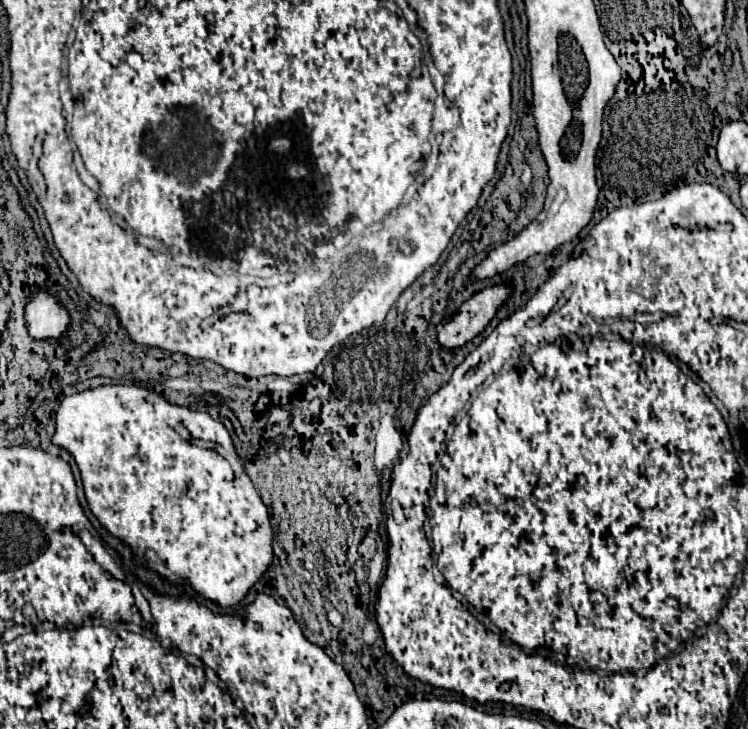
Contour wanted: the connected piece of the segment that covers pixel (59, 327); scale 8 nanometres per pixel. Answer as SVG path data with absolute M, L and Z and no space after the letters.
M38 290L26 306L26 320L32 338L62 338L68 326L68 312L58 298Z

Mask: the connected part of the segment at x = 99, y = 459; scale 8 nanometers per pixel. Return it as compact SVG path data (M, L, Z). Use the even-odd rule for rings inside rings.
M118 384L118 386L98 386L98 388L92 388L92 390L84 390L84 392L66 396L62 400L62 404L58 408L58 416L56 416L56 432L52 436L52 444L58 444L60 448L64 448L76 460L76 466L80 470L82 484L84 484L84 496L86 496L86 502L90 506L90 512L96 516L96 520L114 538L122 540L130 548L130 552L132 552L132 556L136 560L146 560L146 568L150 568L152 572L164 576L168 582L172 582L172 584L186 584L188 582L188 586L198 596L202 596L206 600L212 600L212 602L216 602L216 604L226 608L226 606L234 606L234 604L242 602L248 596L250 588L256 586L262 580L262 576L272 568L272 560L274 560L274 550L272 550L274 532L272 532L268 508L264 506L260 494L256 492L256 488L252 486L248 474L244 472L242 460L238 458L238 454L234 450L234 444L232 444L232 438L230 438L228 430L218 420L214 420L208 412L198 412L198 410L190 410L190 408L184 408L184 406L170 404L158 392L146 390L146 388L140 388L140 386L124 386L124 384ZM180 422L190 432L190 438L182 438L178 434L176 428L178 428ZM214 448L230 448L230 452L232 452L232 466Z

